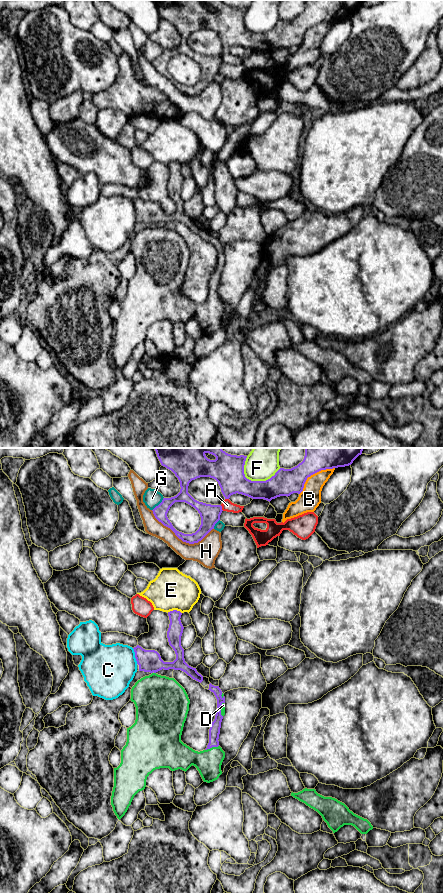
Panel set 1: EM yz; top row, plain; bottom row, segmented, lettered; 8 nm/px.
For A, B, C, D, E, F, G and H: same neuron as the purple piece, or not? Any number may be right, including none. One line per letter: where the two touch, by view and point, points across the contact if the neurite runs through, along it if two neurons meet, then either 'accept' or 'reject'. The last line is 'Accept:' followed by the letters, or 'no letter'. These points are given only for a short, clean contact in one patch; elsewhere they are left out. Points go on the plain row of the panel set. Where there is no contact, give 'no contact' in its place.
A: contact yz (221, 60); reject
B: contact yz (312, 26); reject
C: contact yz (135, 208); reject
D: contact yz (211, 299); accept
E: contact yz (174, 162); reject
F: contact yz (261, 33); reject
G: contact yz (159, 56); reject
H: contact yz (181, 91); reject
Accept: D

